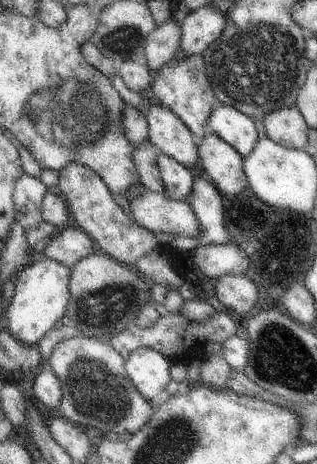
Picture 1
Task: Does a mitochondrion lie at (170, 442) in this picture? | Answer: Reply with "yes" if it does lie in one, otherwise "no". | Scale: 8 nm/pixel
yes

